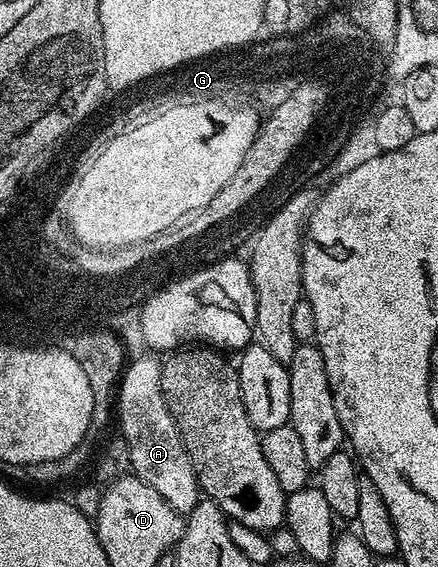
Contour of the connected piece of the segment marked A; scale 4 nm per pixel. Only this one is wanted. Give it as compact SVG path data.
M135 359L126 364L117 388L117 423L119 419L121 437L129 447L130 470L185 517L201 498L199 478L167 408L167 397L161 393L161 363L155 359Z

